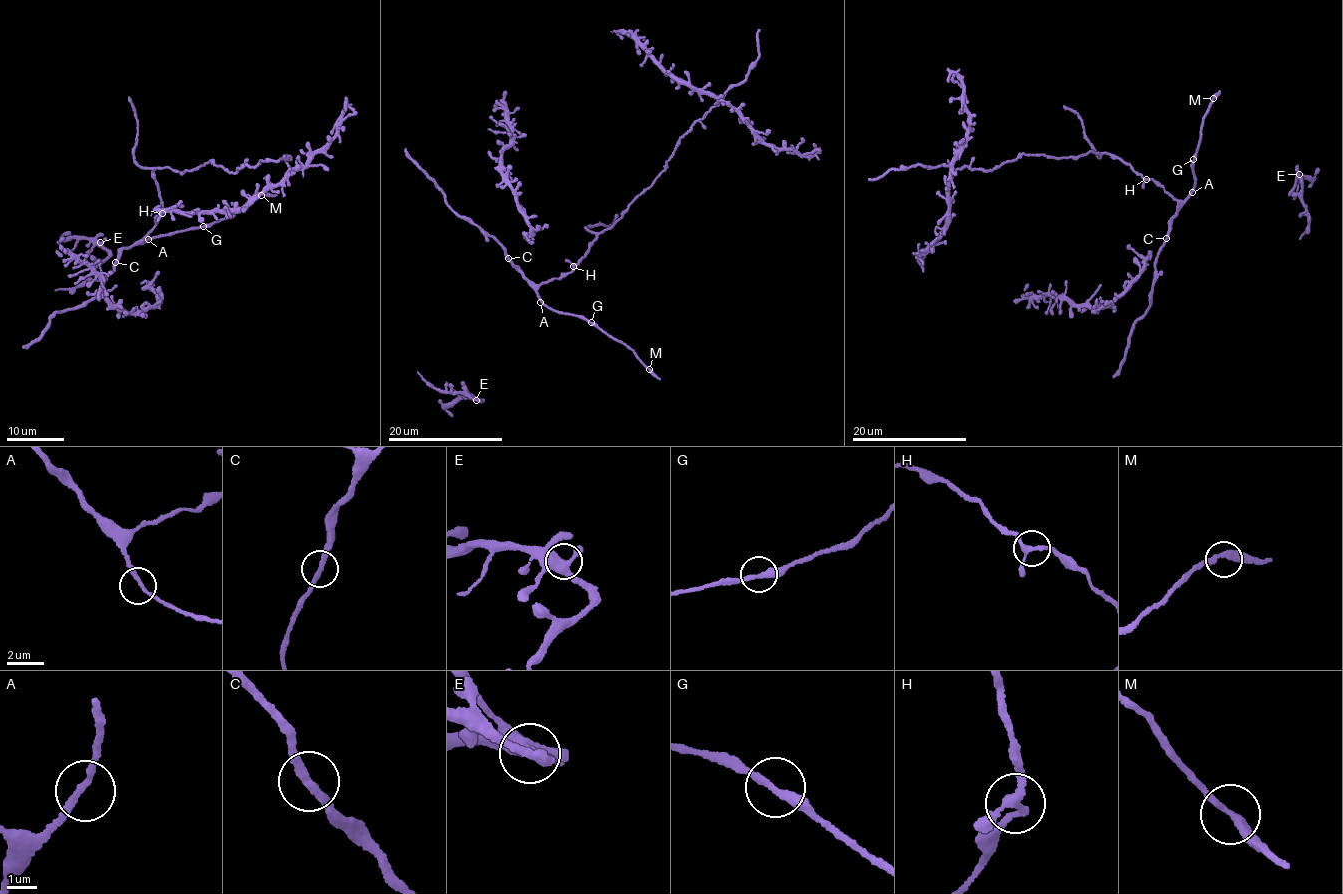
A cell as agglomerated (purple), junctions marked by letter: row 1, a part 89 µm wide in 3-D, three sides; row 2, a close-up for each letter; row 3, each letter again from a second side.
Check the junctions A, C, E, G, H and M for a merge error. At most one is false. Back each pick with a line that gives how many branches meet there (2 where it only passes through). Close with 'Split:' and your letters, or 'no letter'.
Split: no letter

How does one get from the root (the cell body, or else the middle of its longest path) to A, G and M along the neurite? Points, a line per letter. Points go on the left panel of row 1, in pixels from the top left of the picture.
A: (157, 186), (163, 215), (157, 217), (143, 242), (148, 239)
G: (157, 186), (163, 215), (157, 217), (143, 242), (157, 235), (203, 226)
M: (157, 186), (163, 215), (146, 233), (144, 243), (157, 235), (226, 218), (261, 195)

